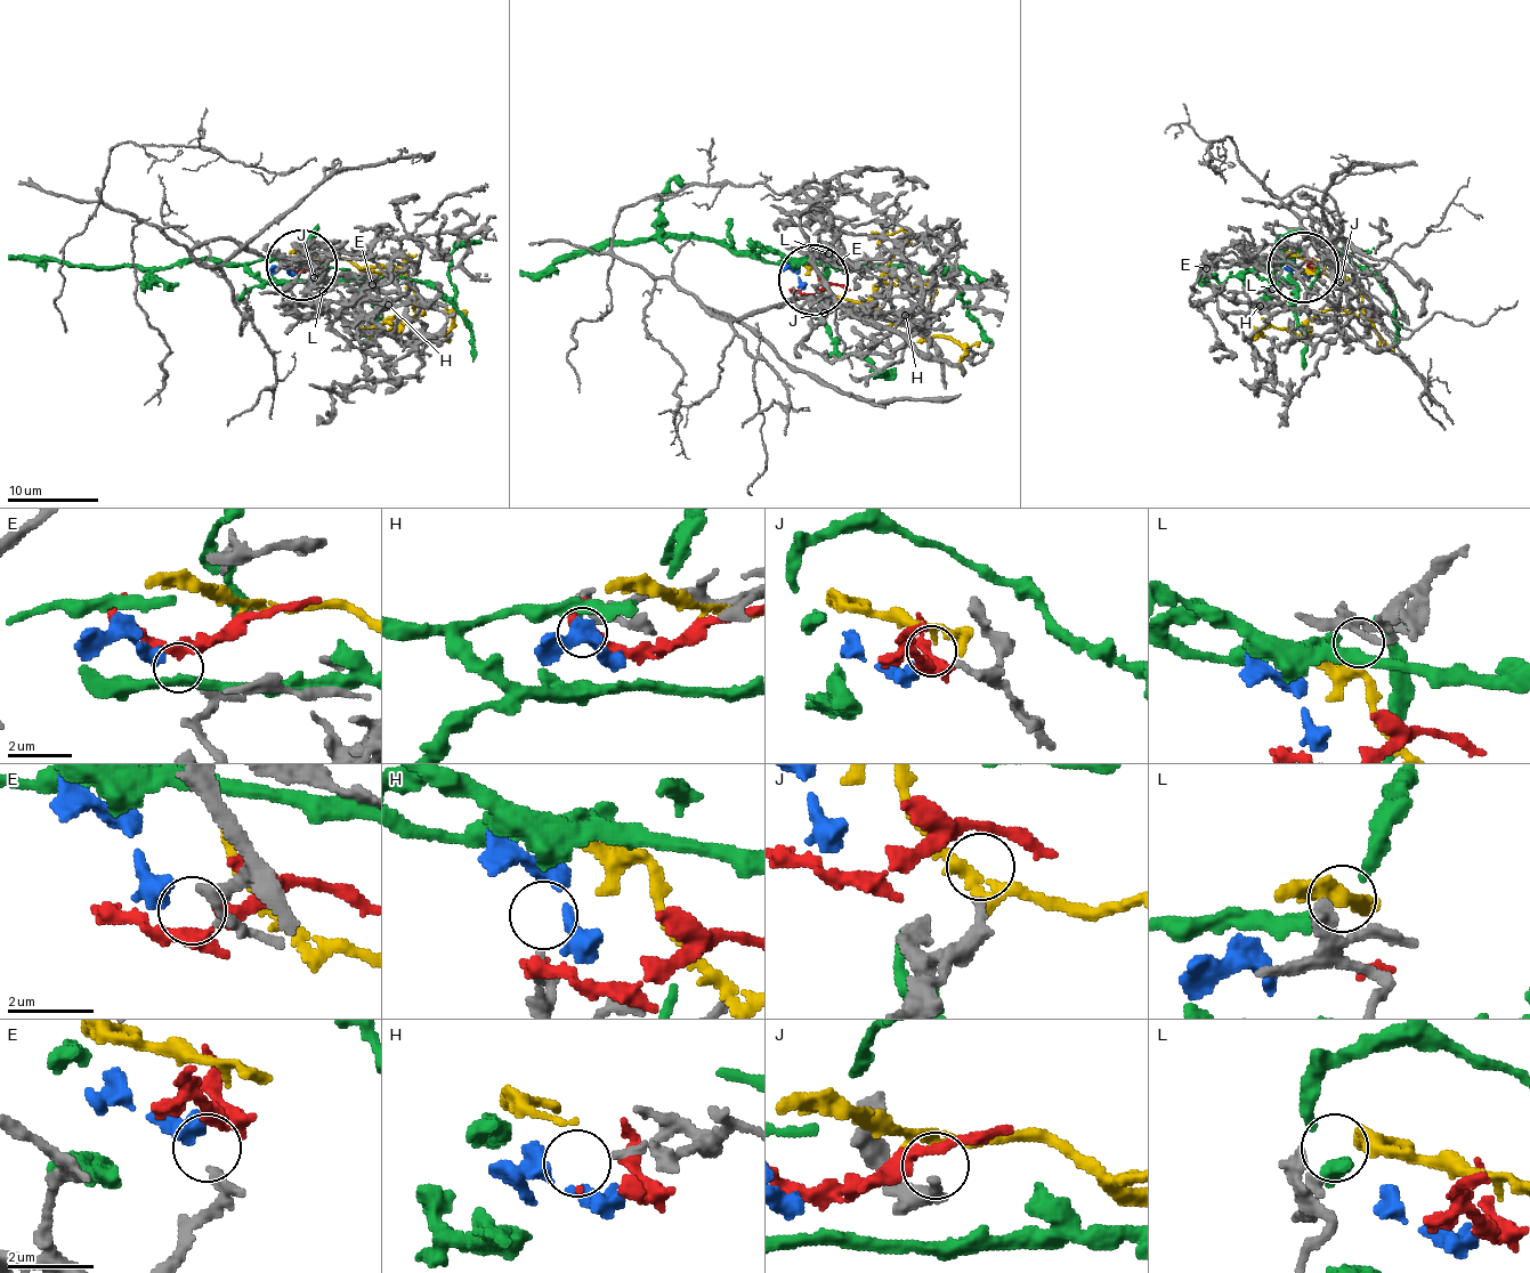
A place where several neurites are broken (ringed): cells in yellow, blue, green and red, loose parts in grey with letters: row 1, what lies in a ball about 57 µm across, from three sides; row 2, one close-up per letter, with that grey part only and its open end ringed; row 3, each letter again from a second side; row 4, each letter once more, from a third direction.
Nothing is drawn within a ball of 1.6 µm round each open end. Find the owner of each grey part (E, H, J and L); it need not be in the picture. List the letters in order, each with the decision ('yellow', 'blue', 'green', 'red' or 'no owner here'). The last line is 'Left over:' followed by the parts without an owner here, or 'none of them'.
E: red
H: blue
J: no owner here
L: yellow
Left over: J

